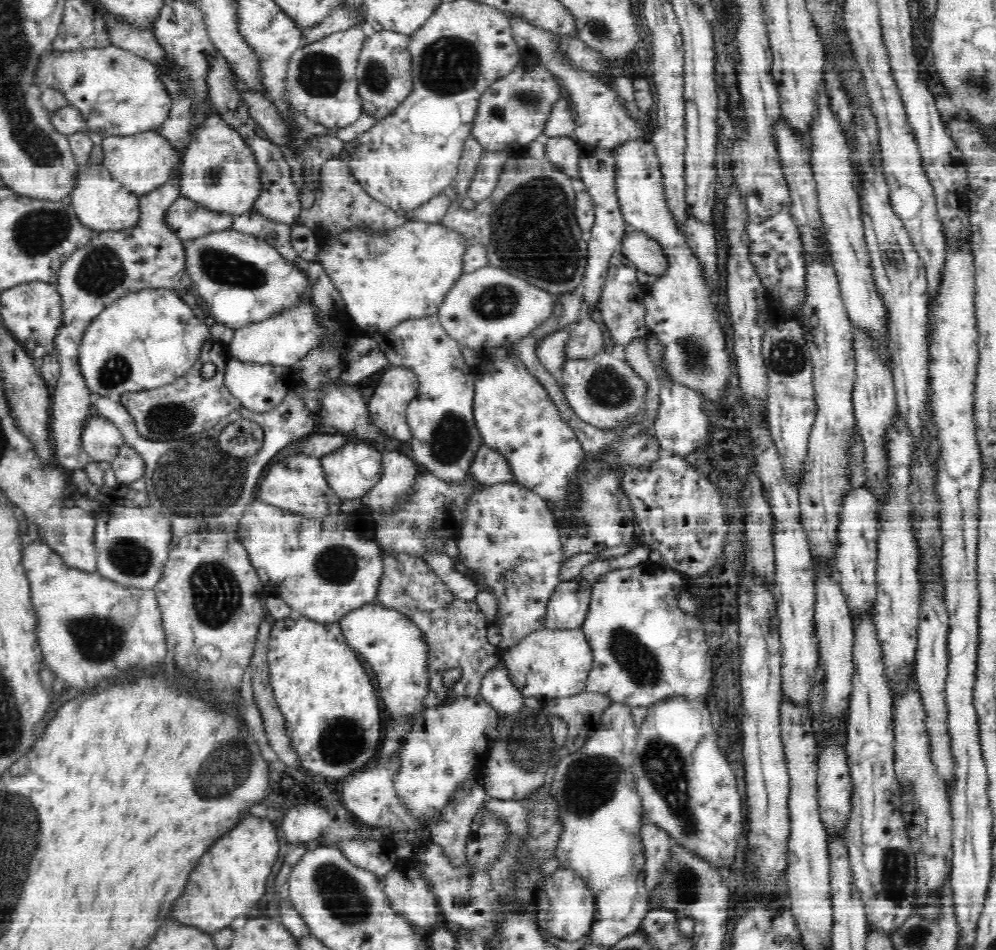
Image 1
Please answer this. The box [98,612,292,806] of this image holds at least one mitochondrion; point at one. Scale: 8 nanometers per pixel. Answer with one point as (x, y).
(229, 764)

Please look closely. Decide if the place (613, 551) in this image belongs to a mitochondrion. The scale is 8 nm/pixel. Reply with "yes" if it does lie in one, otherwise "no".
no

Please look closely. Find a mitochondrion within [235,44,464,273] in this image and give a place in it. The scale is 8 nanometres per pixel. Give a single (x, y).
(319, 74)

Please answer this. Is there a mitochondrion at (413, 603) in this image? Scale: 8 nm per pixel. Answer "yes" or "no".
no

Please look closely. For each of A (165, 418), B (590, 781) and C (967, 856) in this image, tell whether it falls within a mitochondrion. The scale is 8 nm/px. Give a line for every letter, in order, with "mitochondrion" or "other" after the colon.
A: mitochondrion
B: mitochondrion
C: other

